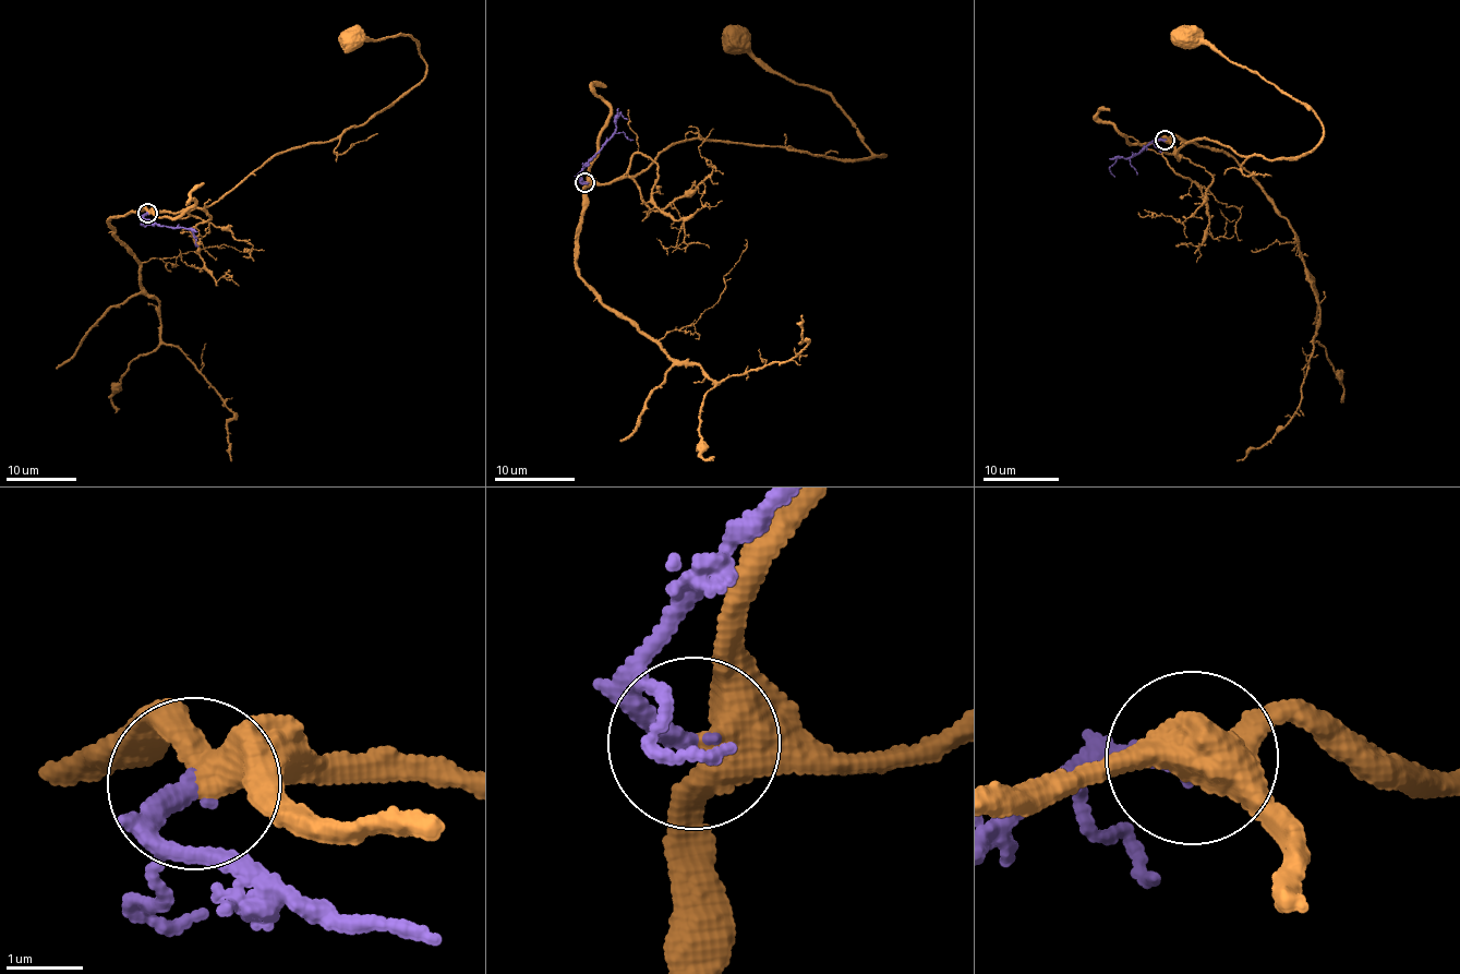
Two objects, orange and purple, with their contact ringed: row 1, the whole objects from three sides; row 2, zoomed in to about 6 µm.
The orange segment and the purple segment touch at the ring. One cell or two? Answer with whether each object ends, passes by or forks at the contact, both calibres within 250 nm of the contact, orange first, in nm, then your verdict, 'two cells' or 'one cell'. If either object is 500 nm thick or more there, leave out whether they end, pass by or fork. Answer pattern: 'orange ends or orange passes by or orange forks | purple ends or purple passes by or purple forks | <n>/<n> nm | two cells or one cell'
orange passes by | purple ends | 440/240 nm | one cell

